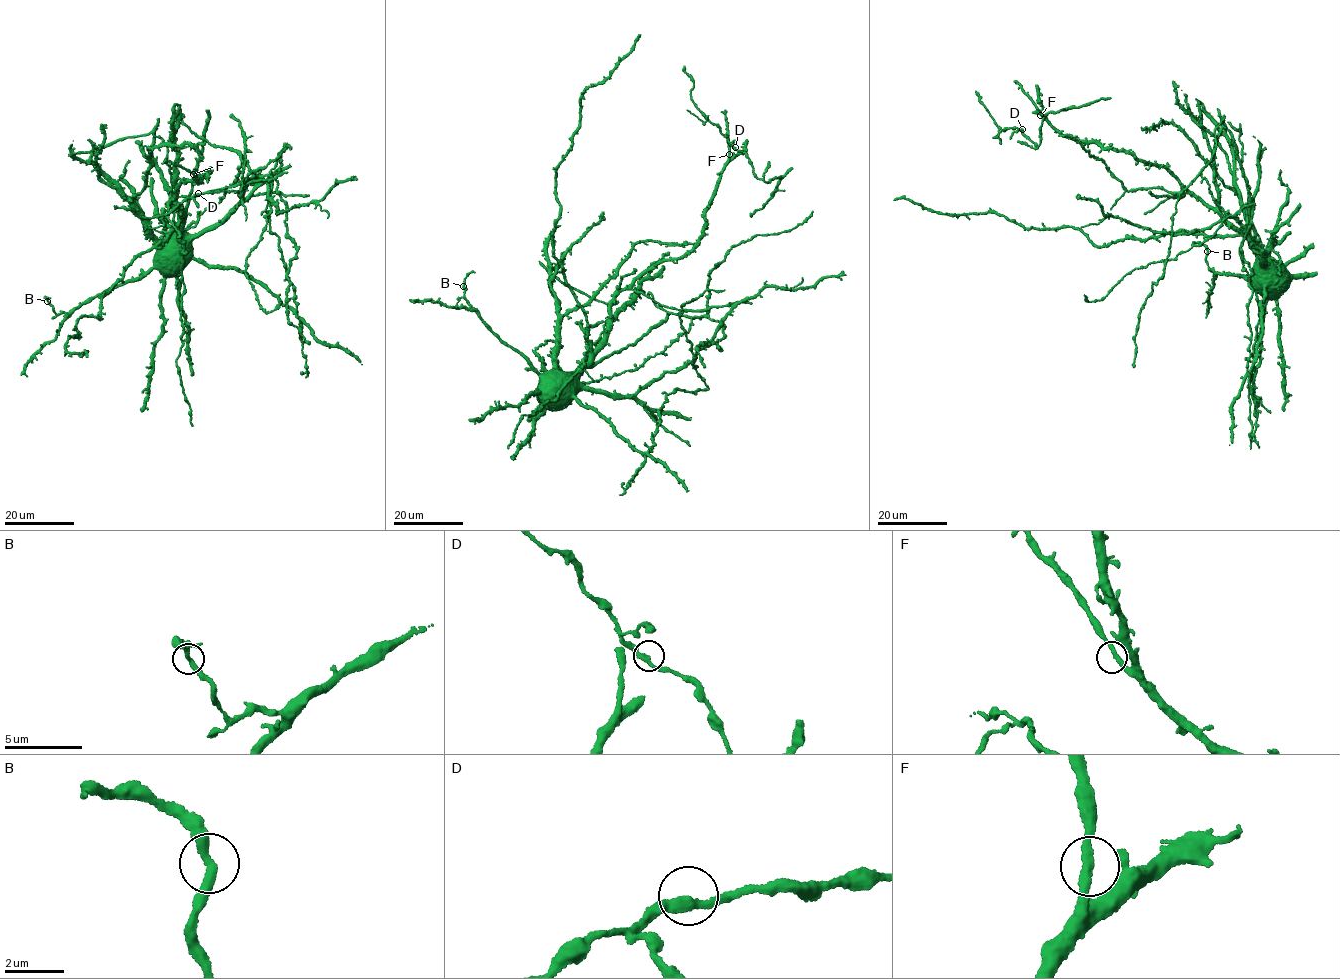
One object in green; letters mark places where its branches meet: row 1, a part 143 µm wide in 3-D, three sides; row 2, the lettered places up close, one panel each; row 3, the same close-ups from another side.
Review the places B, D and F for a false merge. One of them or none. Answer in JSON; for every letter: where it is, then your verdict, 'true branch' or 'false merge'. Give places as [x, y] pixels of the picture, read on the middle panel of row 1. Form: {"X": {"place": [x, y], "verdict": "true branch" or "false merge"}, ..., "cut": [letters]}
{"B": {"place": [463, 286], "verdict": "true branch"}, "D": {"place": [735, 147], "verdict": "true branch"}, "F": {"place": [729, 154], "verdict": "true branch"}, "cut": []}

